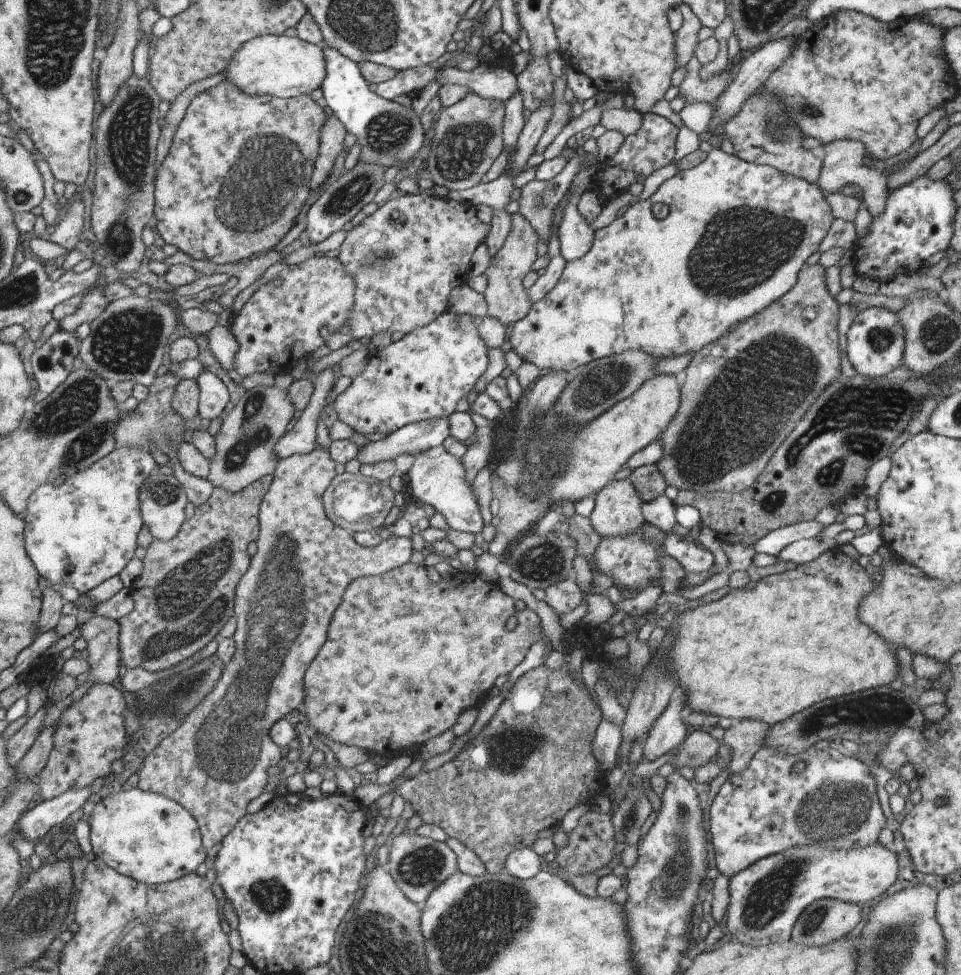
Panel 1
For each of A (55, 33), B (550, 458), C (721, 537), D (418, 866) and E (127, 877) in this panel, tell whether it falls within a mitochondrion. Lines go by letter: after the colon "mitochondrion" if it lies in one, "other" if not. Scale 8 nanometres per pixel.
A: mitochondrion
B: mitochondrion
C: other
D: mitochondrion
E: other

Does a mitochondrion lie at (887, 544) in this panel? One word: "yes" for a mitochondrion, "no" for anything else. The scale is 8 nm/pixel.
no

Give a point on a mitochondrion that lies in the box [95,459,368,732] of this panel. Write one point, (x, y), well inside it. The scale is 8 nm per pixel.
(186, 602)

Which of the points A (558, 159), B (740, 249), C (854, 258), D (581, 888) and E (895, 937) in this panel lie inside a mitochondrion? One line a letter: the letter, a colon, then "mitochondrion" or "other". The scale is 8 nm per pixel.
A: other
B: mitochondrion
C: other
D: other
E: mitochondrion

